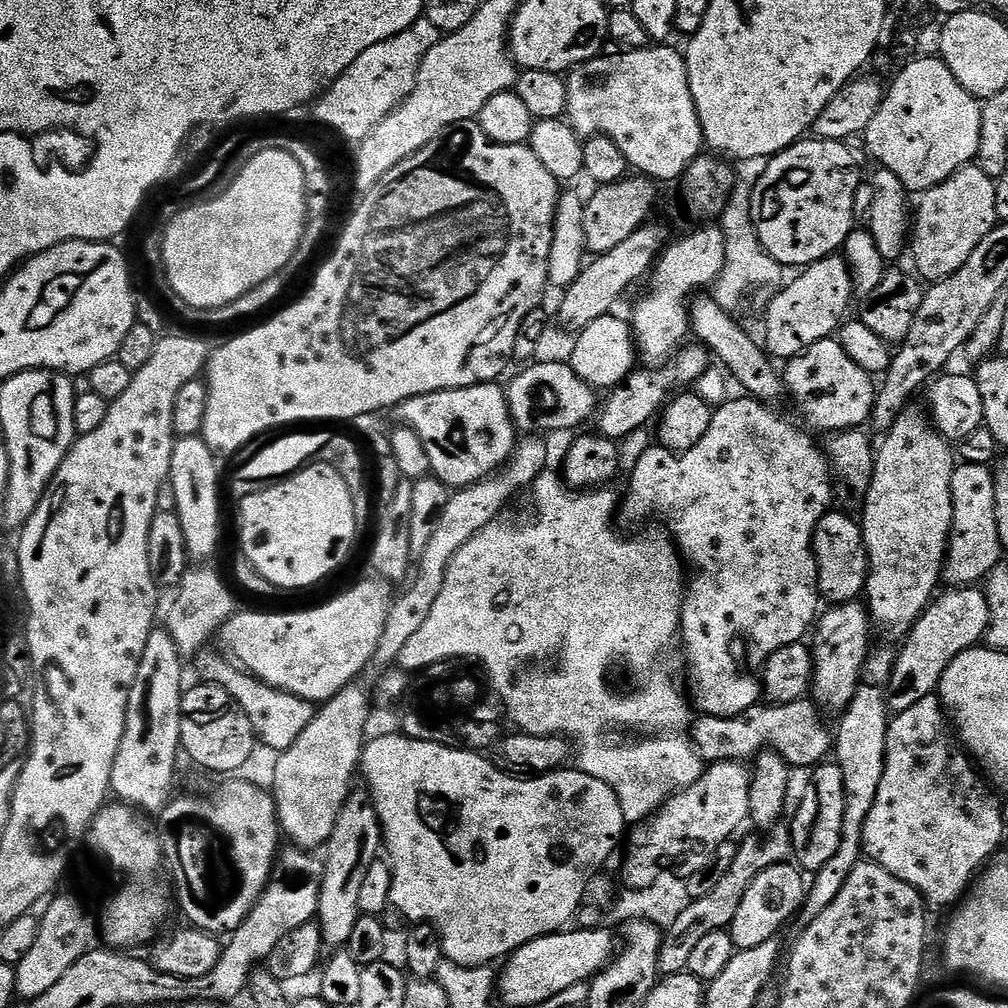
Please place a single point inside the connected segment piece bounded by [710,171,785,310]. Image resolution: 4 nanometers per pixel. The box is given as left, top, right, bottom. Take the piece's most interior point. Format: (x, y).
(747, 266)

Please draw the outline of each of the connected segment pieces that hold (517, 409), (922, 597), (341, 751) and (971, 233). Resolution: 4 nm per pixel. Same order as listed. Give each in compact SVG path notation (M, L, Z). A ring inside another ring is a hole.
M556 360L536 363L521 367L524 369L506 384L508 409L517 429L524 434L549 434L548 432L568 432L587 420L589 423L598 410L597 389L578 378L571 363L559 364Z
M909 406L904 409L904 413L898 418L898 422L894 422L894 426L890 431L883 433L881 442L875 449L876 469L872 475L870 482L870 490L864 496L862 501L862 509L864 508L864 516L862 515L862 527L864 529L864 541L868 547L868 586L866 589L866 607L869 617L877 629L880 628L888 636L893 636L896 642L903 641L904 637L916 624L916 619L924 612L924 609L932 603L937 595L936 583L939 585L942 580L944 571L944 557L948 555L948 536L952 533L952 469L954 467L954 448L949 441L941 436L935 424L932 423L929 413L924 412L917 406Z
M353 682L344 687L338 694L323 701L317 707L316 717L298 734L298 742L285 752L275 757L276 769L272 772L270 791L276 800L276 818L280 822L281 833L288 836L293 845L305 850L320 850L325 847L334 830L334 822L338 822L338 814L342 814L342 806L349 793L354 790L352 778L357 777L360 758L364 755L364 745L368 732L368 715L372 708L364 697L364 688L360 682Z
M965 166L919 197L920 209L914 212L914 223L910 228L910 254L912 252L915 271L921 281L945 280L950 274L962 270L978 242L982 242L982 238L986 238L998 223L995 189L993 177L986 175L978 166Z

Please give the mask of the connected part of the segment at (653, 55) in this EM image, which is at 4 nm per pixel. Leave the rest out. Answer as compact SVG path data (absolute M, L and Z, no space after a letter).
M649 46L631 50L616 50L613 56L601 54L594 60L579 64L567 73L566 119L581 138L605 136L626 154L629 165L639 175L653 181L676 180L702 154L705 147L704 131L694 106L688 81L688 61L668 46Z

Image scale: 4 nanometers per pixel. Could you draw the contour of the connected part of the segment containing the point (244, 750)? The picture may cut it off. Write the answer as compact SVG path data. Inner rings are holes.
M196 682L196 685L189 687L182 698L180 707L182 714L182 734L180 735L180 746L185 757L189 756L200 768L205 768L208 772L228 772L224 774L236 774L239 768L244 768L248 764L248 759L252 756L252 751L258 748L258 741L254 730L250 726L250 718L234 702L234 698L225 688L220 688L216 684L207 682Z

